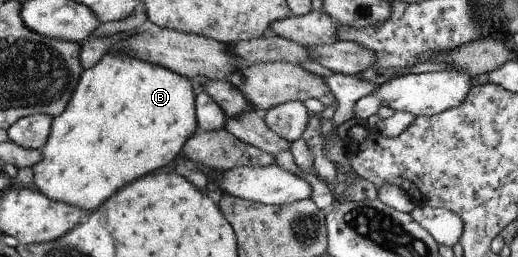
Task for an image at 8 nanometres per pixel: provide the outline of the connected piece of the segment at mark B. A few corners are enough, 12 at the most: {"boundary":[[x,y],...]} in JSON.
{"boundary":[[81,74],[33,188],[94,212],[198,132],[193,80]]}

